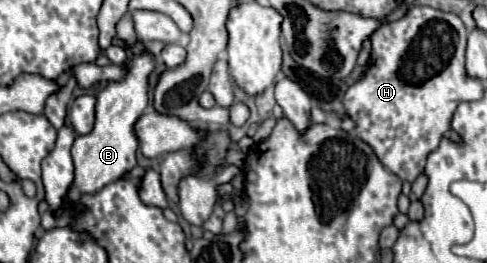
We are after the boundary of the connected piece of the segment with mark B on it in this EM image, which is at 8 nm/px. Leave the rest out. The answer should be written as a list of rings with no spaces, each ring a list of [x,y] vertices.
[[[143,53],[131,59],[131,69],[123,81],[109,83],[99,95],[97,95],[97,105],[95,105],[95,127],[87,135],[77,135],[71,153],[73,153],[73,163],[75,163],[75,179],[67,191],[65,197],[65,207],[53,211],[55,217],[61,217],[69,205],[75,205],[81,195],[91,195],[101,191],[105,185],[117,181],[123,173],[131,171],[137,161],[135,161],[135,151],[139,147],[139,141],[135,137],[133,125],[141,117],[143,109],[149,103],[147,97],[147,77],[153,71],[153,55]]]

